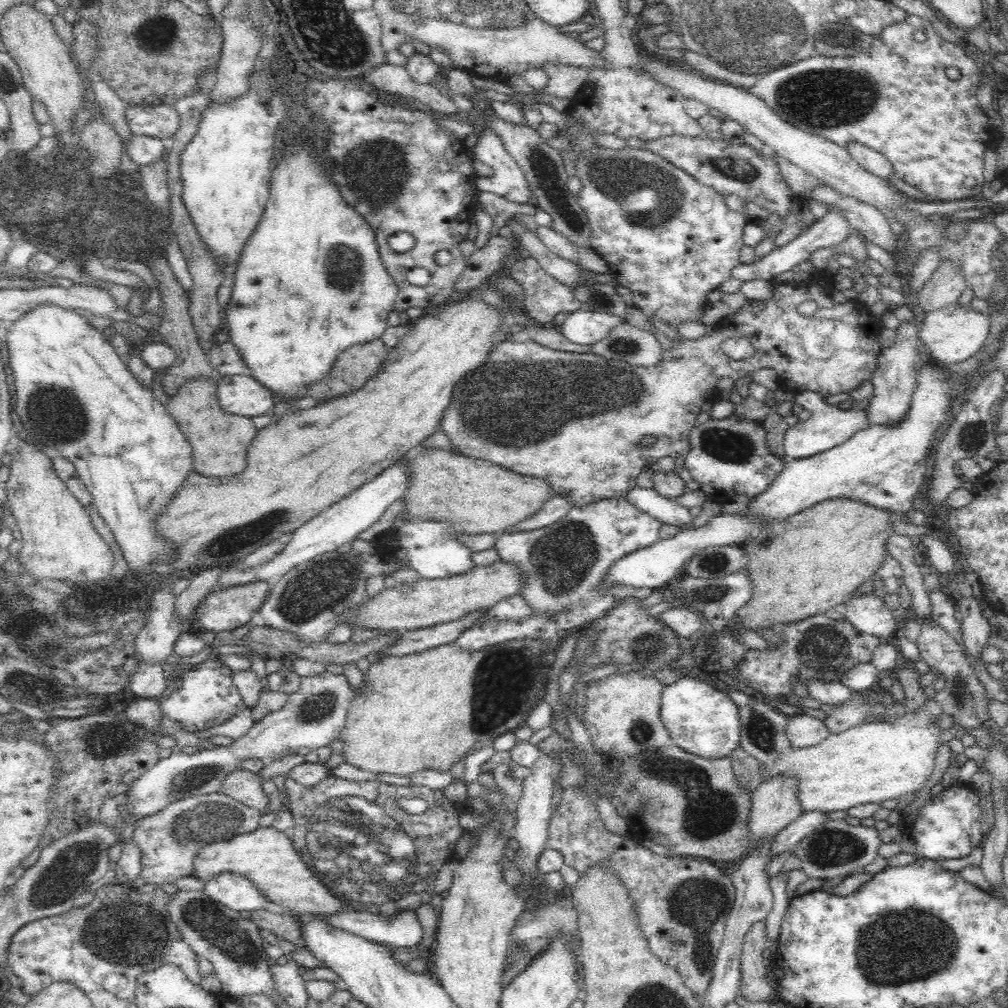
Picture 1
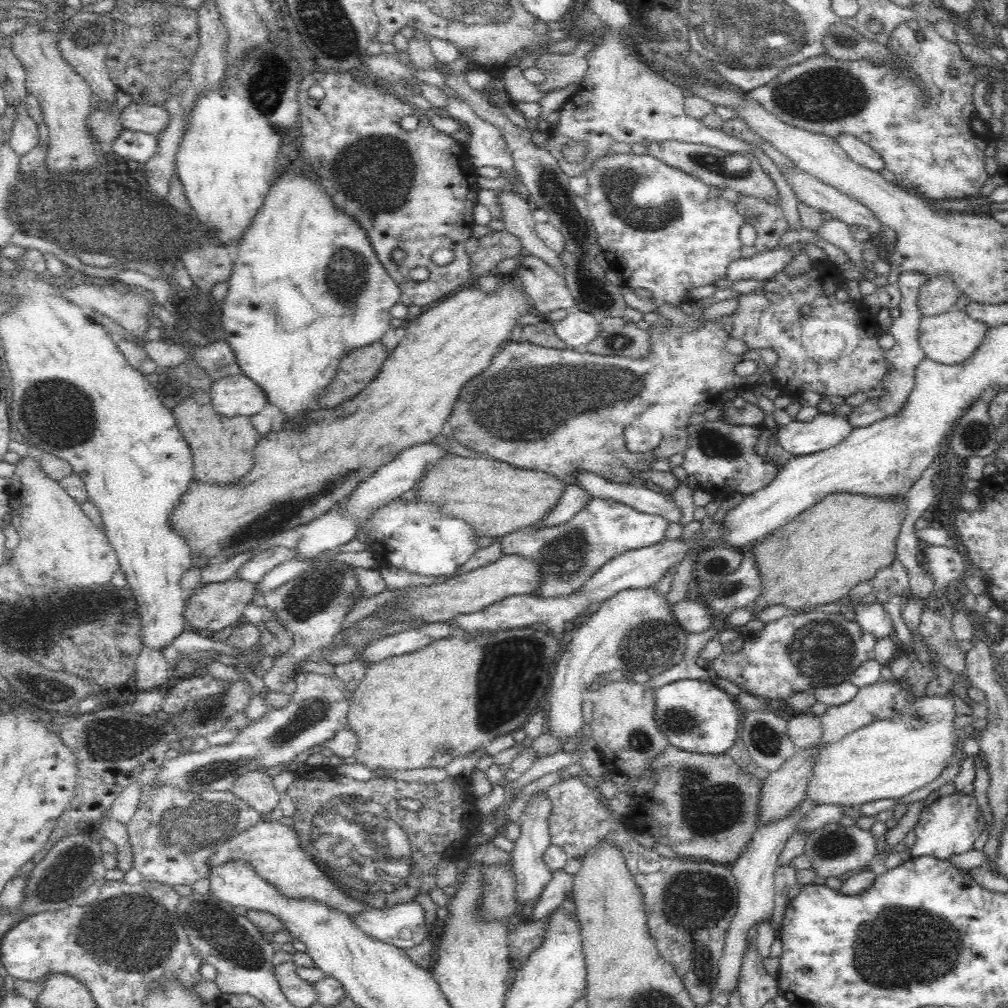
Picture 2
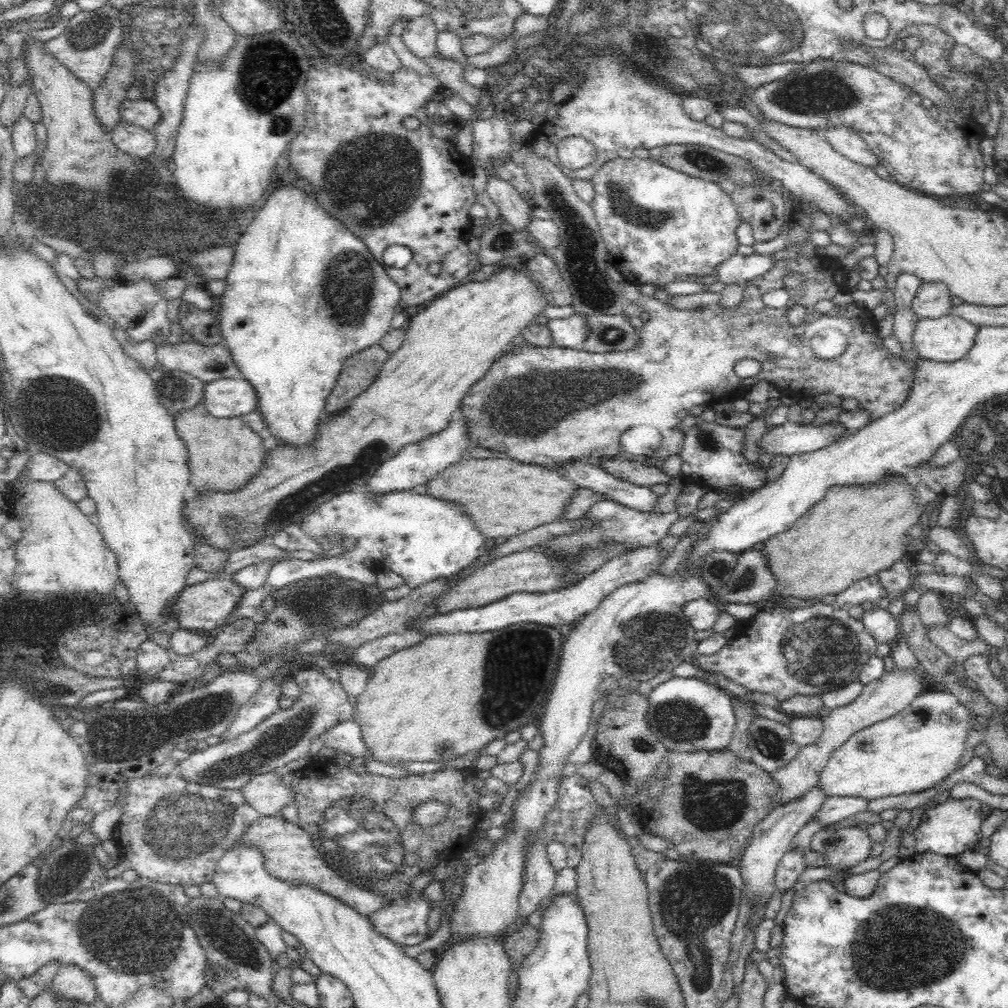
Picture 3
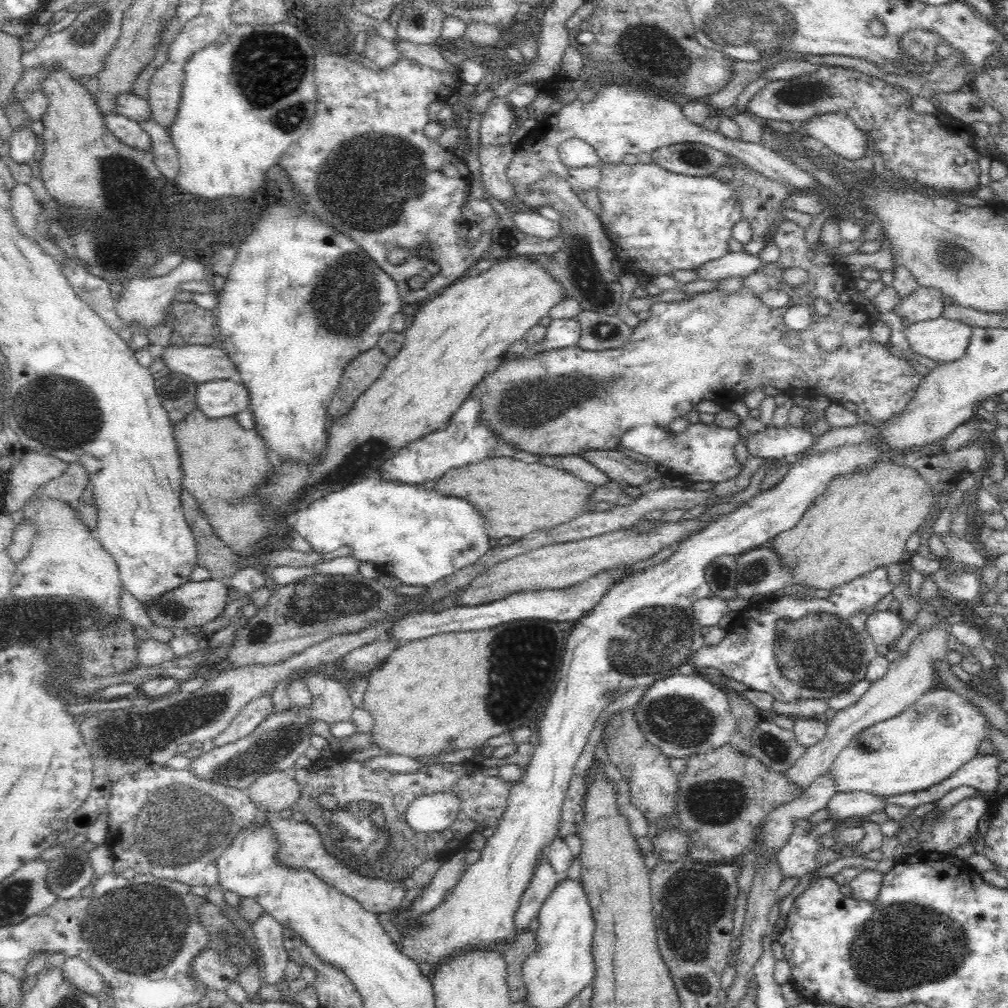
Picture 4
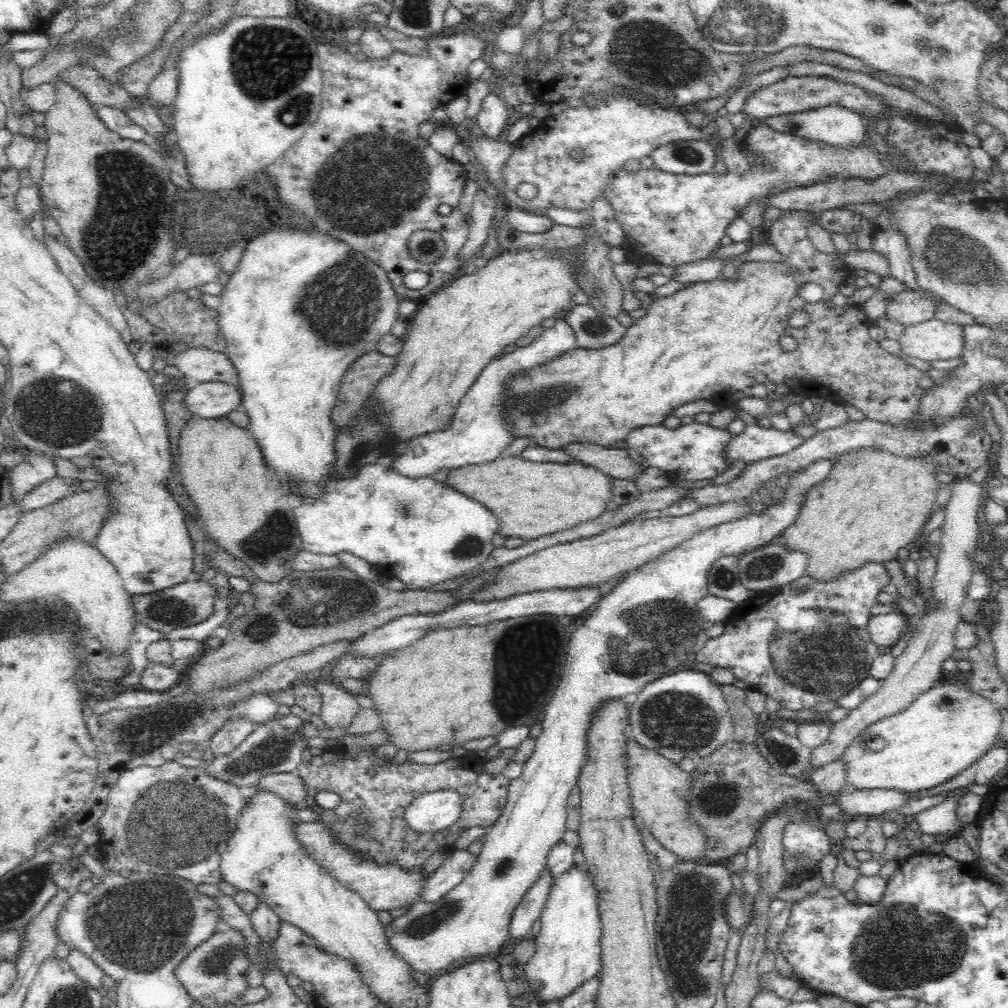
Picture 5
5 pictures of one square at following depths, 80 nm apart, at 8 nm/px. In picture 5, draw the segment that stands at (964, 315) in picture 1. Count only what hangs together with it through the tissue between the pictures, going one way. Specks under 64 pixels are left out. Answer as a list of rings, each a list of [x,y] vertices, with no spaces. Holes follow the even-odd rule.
[[[932,318],[905,326],[899,338],[899,351],[926,362],[950,360],[962,354],[962,325]]]

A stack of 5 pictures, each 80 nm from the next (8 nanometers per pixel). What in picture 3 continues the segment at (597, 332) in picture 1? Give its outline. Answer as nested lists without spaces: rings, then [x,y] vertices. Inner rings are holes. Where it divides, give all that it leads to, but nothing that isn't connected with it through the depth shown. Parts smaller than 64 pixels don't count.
[[[571,315],[566,318],[550,319],[547,323],[550,329],[550,346],[580,350],[582,342],[588,334],[588,323],[584,315]]]

